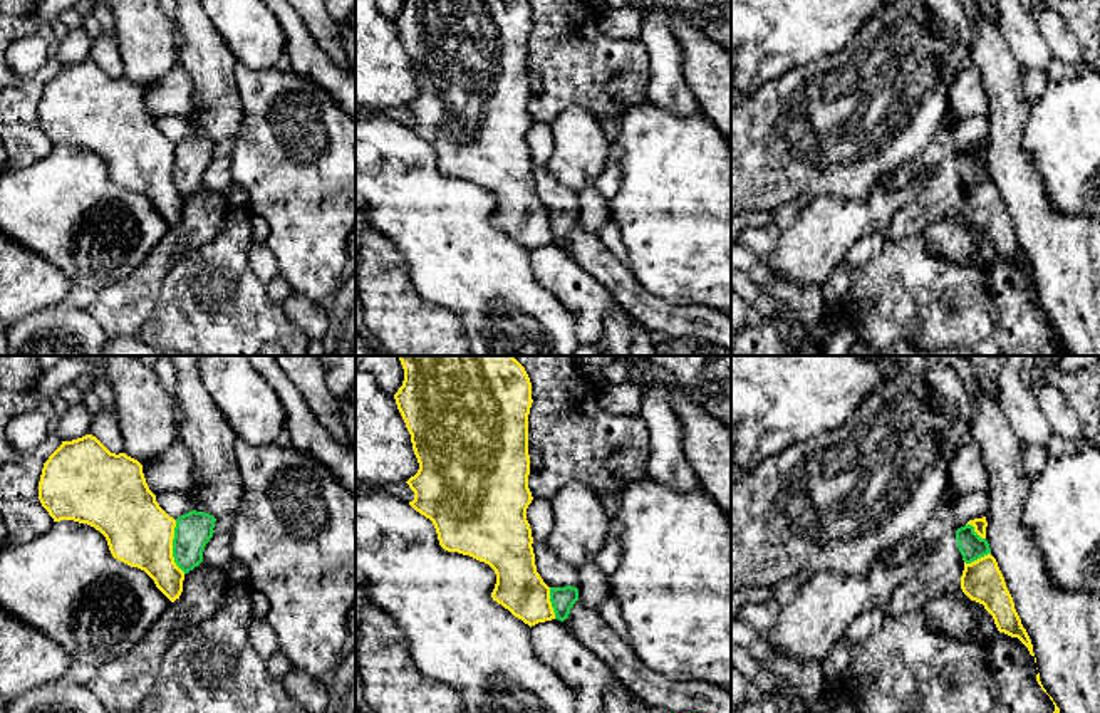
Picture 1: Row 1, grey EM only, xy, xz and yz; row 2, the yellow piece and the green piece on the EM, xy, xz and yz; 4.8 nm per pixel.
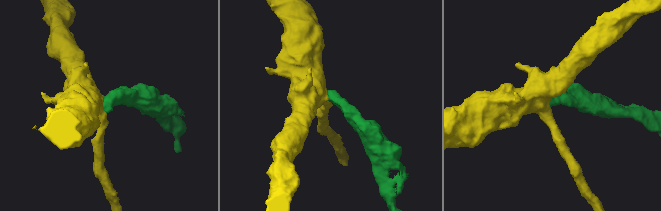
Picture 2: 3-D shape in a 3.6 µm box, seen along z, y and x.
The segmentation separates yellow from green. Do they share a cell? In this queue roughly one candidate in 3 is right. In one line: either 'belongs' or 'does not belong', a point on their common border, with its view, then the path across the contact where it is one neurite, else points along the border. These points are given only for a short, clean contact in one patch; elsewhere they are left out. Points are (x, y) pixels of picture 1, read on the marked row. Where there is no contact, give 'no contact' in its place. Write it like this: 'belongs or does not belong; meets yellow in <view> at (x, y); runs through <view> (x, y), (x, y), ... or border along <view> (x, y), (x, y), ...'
does not belong; meets yellow in xy at (171, 547); border along xy (175, 520), (173, 561), (185, 572)

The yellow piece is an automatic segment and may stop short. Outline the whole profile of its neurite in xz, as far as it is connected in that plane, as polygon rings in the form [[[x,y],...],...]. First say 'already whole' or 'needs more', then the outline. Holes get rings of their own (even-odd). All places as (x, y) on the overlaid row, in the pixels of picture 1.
already whole; [[[399,356],[399,361],[404,381],[394,399],[419,463],[418,473],[406,481],[414,492],[409,505],[433,522],[444,550],[470,555],[495,570],[493,601],[530,627],[555,619],[550,587],[537,572],[527,520],[533,500],[528,488],[528,414],[533,399],[525,367],[513,356]]]

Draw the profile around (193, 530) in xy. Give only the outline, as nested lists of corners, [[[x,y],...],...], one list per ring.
[[[196,510],[176,518],[173,557],[184,574],[203,562],[203,550],[215,533],[215,522],[213,515]]]

